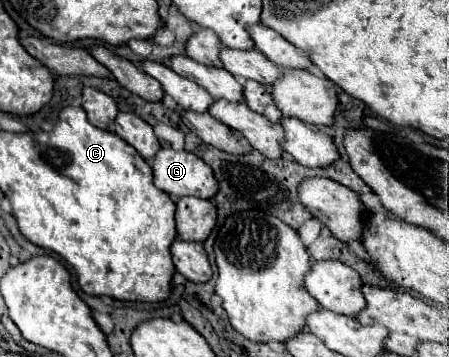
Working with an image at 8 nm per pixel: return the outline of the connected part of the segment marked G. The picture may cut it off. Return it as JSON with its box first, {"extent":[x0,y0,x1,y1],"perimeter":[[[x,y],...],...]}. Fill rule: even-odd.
{"extent":[154,147,216,201],"perimeter":[[[162,147],[154,161],[154,185],[168,193],[174,201],[186,195],[212,199],[216,195],[216,177],[212,169],[194,153]]]}

